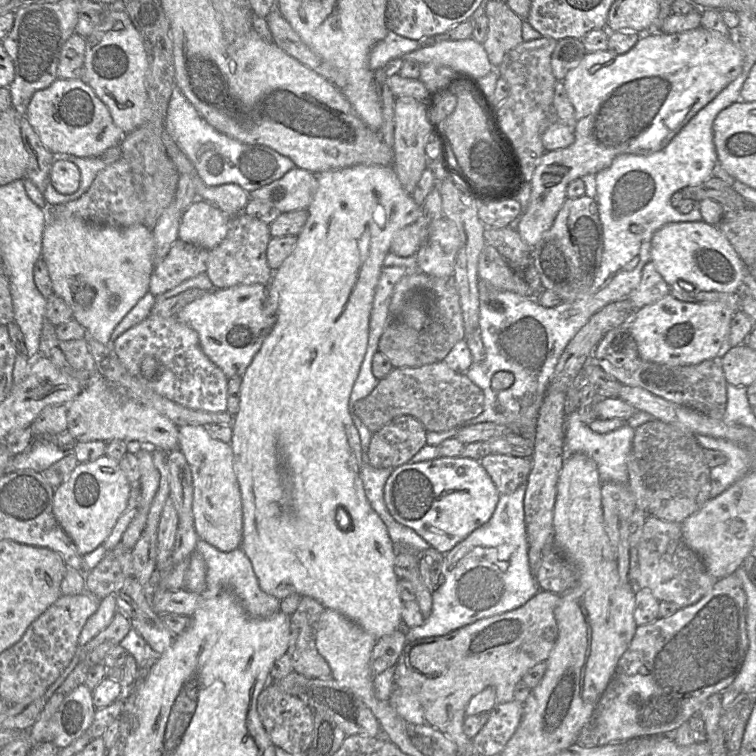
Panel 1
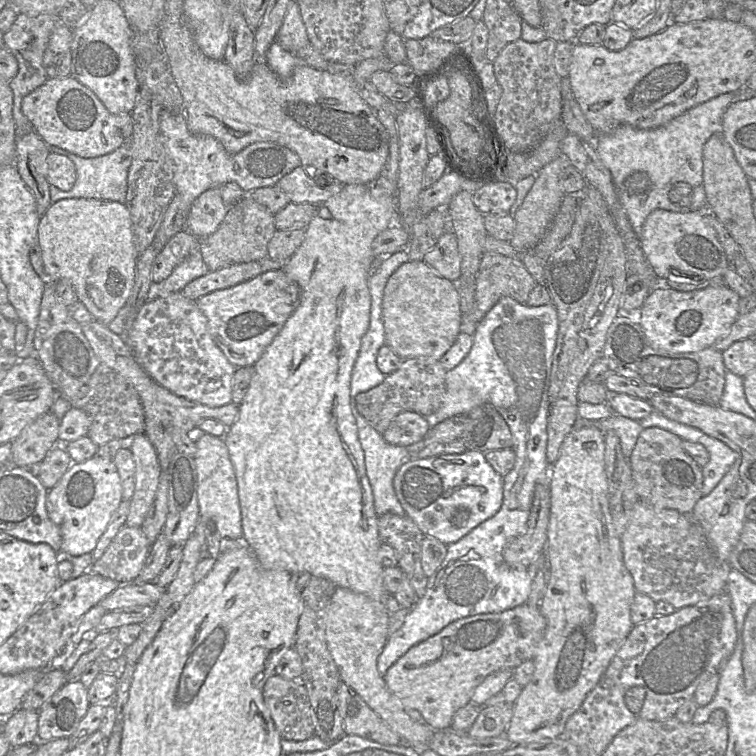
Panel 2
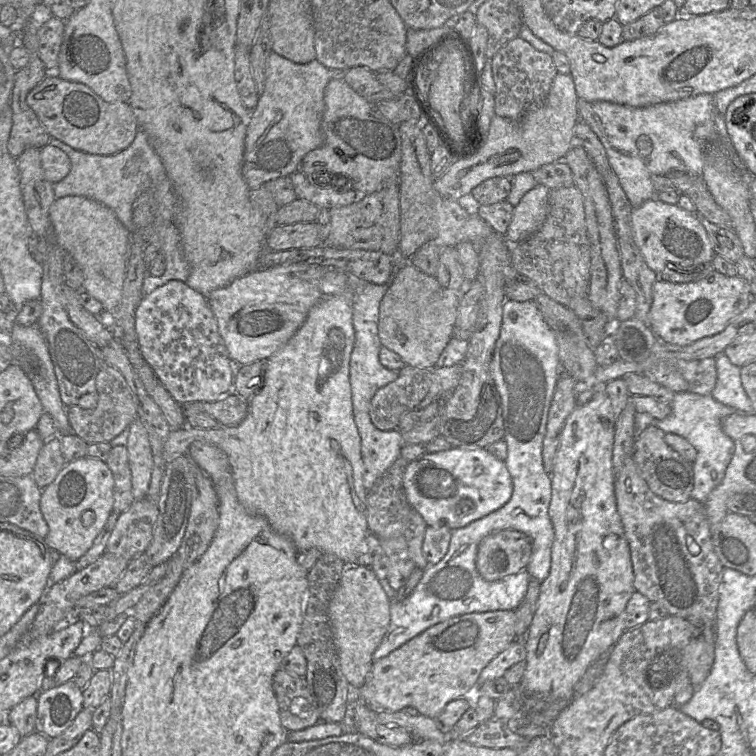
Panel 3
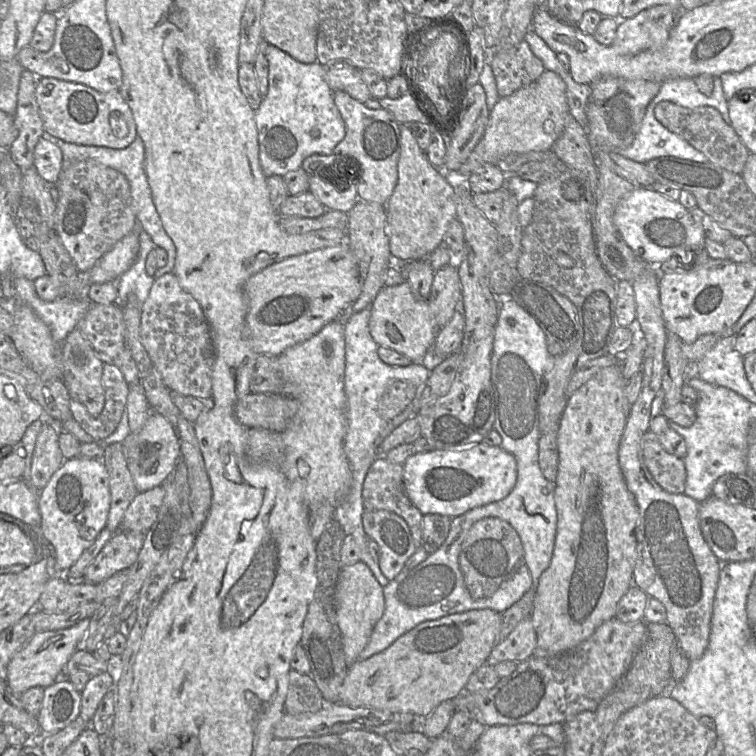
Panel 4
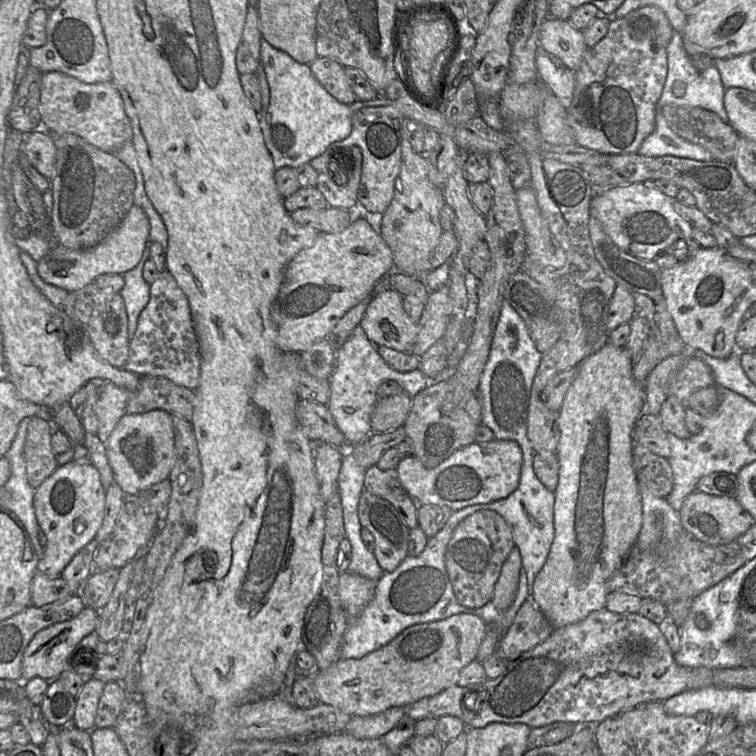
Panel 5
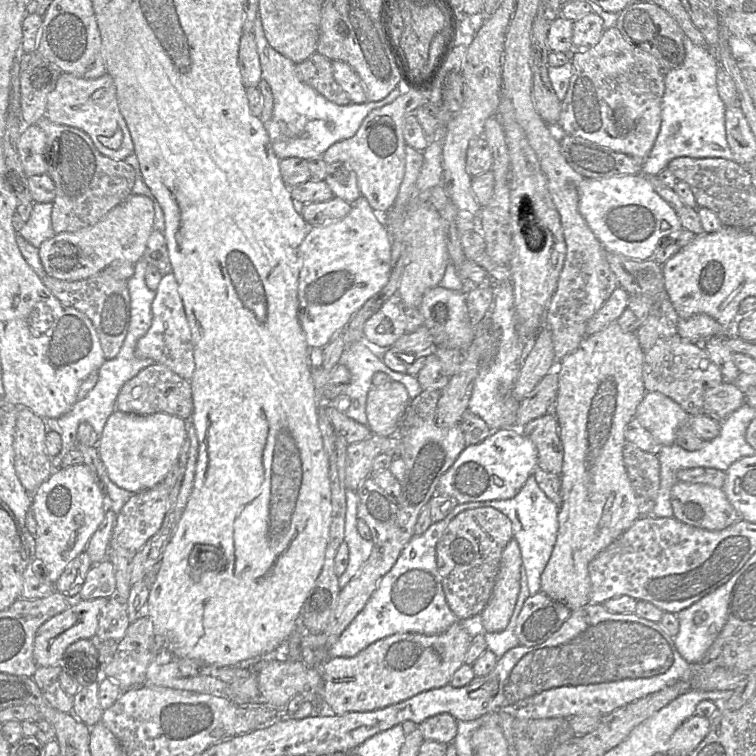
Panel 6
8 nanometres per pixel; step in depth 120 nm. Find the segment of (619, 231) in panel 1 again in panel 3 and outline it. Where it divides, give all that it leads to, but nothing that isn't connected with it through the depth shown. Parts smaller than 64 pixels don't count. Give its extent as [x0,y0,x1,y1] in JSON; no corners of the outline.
[578,94,714,208]

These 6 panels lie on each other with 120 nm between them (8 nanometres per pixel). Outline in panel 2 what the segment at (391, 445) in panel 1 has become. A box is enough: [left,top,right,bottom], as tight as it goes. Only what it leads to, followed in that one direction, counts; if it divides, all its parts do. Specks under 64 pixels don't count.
[382,411,429,446]

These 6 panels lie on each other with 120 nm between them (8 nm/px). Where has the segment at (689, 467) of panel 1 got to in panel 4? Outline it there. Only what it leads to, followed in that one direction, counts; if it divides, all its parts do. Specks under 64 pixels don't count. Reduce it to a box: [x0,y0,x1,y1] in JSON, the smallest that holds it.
[641,430,687,494]

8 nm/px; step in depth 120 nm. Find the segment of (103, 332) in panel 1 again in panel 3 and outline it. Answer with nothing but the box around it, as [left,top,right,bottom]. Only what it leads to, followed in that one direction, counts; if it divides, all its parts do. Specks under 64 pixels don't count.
[49,196,129,312]

